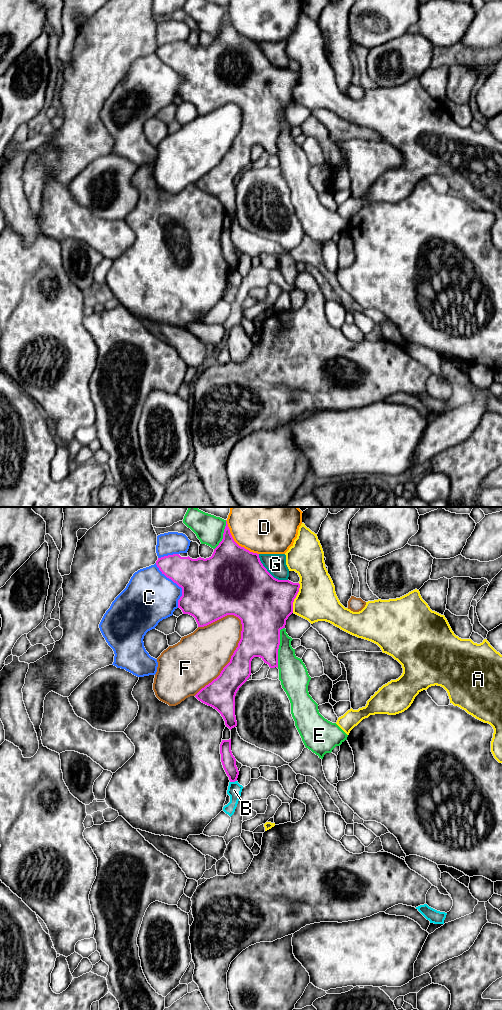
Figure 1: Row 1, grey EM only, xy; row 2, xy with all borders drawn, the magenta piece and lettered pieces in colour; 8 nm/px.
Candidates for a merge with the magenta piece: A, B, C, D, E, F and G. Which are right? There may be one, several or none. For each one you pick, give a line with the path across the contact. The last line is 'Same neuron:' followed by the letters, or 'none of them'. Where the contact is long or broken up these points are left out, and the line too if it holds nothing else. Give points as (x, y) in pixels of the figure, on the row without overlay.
Same neuron: none of them

